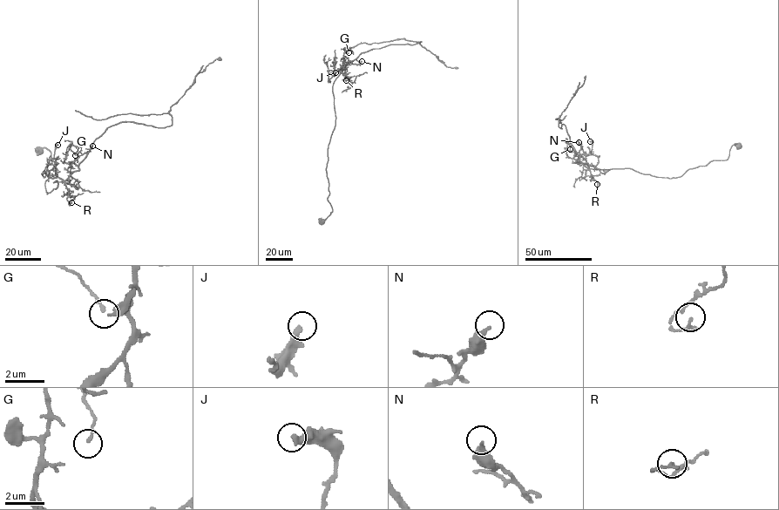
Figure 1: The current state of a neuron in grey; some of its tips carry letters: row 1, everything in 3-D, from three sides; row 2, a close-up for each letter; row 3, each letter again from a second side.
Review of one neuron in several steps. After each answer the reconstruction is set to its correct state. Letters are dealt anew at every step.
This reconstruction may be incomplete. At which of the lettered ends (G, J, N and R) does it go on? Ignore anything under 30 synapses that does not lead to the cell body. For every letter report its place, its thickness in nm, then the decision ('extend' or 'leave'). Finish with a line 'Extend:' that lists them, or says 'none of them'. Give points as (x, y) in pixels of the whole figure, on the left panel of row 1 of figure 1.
G: place (75, 155); calibre 150 nm; leave
J: place (57, 145); calibre 400 nm; leave
N: place (92, 146); calibre 360 nm; leave
R: place (71, 202); calibre 160 nm; leave
Extend: none of them

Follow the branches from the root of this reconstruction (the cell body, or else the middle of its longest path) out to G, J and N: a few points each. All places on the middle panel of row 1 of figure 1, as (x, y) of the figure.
G: (321, 222), (333, 211), (326, 171), (335, 121), (332, 86), (348, 52)
J: (321, 222), (333, 211), (326, 166), (335, 121), (332, 86), (341, 71), (328, 80), (335, 72)
N: (321, 222), (333, 211), (326, 166), (335, 121), (333, 83), (346, 64), (344, 57), (353, 64), (362, 61)

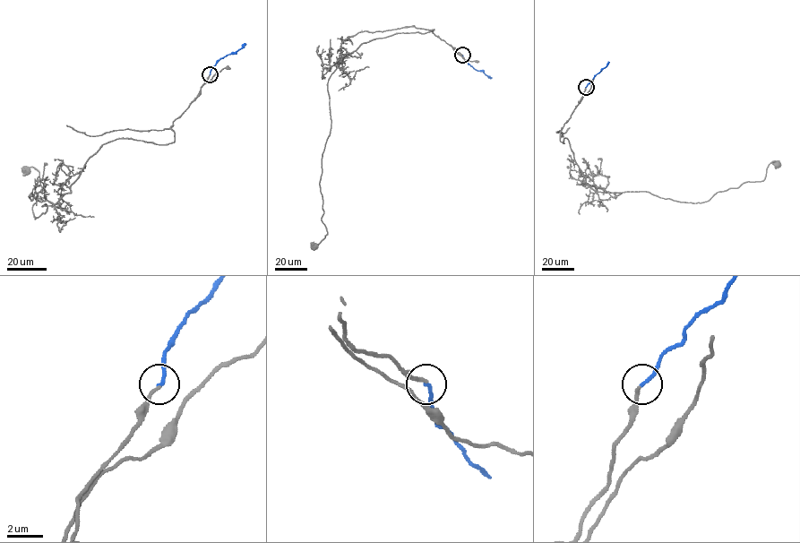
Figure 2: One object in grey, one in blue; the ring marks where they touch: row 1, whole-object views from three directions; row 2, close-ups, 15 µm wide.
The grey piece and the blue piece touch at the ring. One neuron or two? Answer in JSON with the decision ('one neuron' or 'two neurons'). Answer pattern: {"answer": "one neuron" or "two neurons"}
{"answer": "one neuron"}

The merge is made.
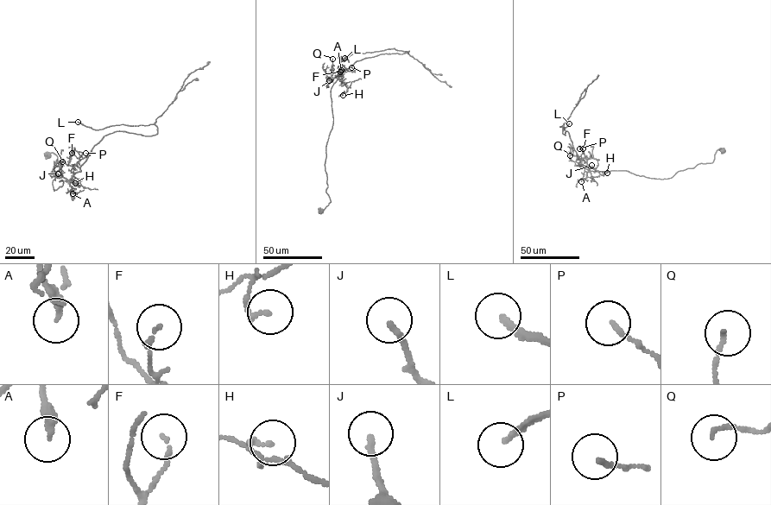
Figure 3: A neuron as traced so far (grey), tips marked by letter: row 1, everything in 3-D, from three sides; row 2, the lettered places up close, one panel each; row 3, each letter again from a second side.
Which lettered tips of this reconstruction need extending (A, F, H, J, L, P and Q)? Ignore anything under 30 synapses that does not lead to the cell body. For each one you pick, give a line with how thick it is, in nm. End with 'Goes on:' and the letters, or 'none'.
J: calibre 190 nm
L: calibre 200 nm
Goes on: J, L

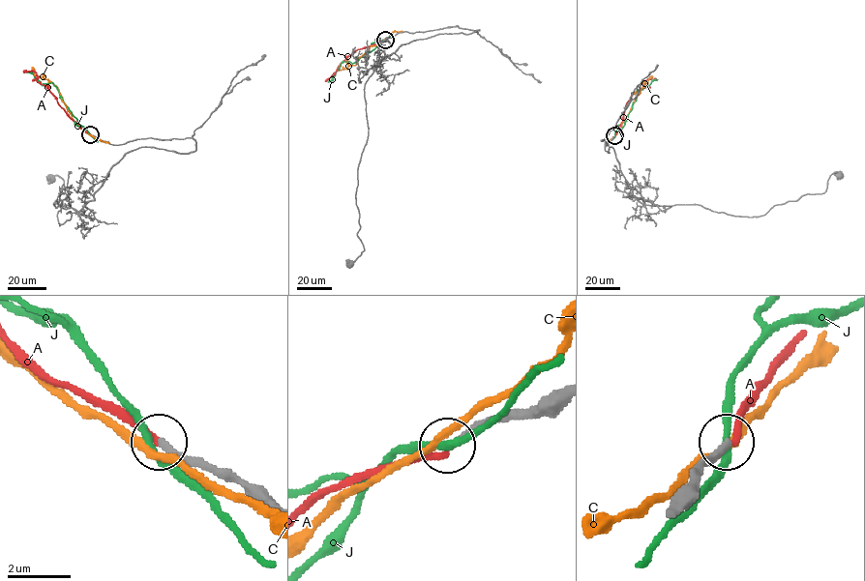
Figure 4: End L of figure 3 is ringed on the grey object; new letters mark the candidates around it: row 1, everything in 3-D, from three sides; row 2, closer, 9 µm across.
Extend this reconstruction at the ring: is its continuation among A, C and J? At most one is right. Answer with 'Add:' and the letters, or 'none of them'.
Add: none of them

